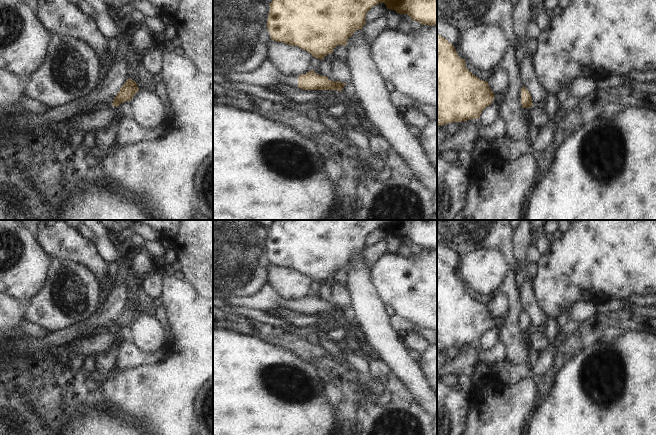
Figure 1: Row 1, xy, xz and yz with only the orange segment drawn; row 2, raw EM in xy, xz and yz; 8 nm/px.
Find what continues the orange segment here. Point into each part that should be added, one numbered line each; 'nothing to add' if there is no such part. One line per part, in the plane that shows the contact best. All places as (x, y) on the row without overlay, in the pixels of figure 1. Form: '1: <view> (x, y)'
nothing to add.

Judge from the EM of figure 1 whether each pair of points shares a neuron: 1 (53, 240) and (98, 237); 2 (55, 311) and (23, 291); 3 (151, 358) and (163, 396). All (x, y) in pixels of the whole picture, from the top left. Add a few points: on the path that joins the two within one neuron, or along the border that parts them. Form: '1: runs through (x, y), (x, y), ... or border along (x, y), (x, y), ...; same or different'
1: border along (91, 241), (103, 262); different
2: border along (47, 278), (46, 285), (30, 301); different
3: border along (168, 347), (168, 353), (160, 361), (130, 369); different

